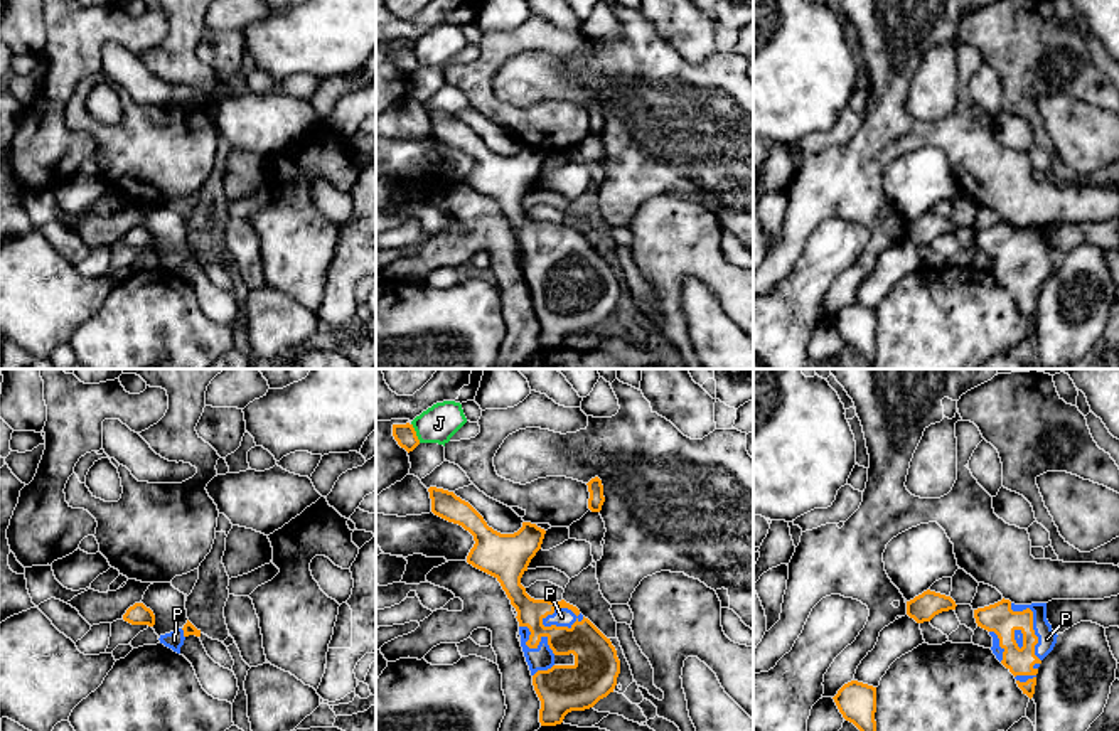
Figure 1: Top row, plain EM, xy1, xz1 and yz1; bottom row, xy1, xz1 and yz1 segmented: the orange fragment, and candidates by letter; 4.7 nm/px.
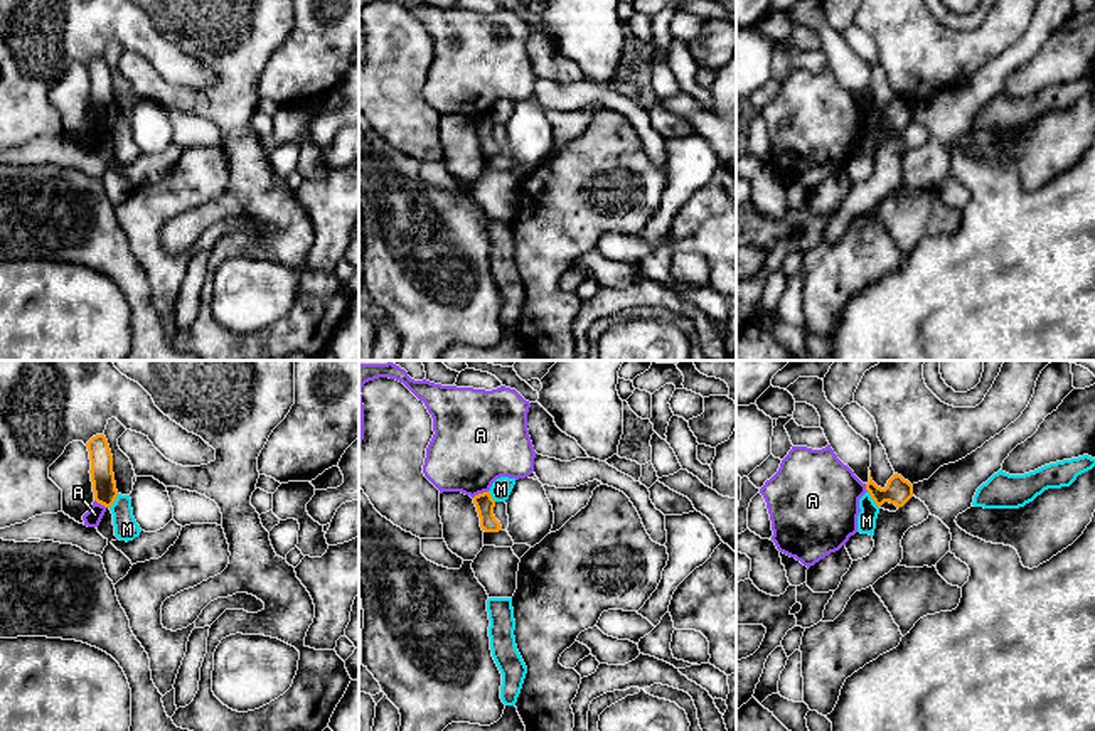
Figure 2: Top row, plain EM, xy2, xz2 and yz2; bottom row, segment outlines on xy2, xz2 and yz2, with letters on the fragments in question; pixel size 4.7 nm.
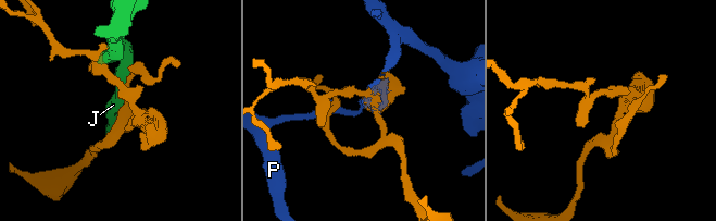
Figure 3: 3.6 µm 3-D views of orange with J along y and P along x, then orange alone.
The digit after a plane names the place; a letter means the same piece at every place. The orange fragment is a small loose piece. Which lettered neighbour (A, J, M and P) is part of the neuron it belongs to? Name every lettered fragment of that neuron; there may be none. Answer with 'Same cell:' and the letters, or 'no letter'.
Same cell: P

